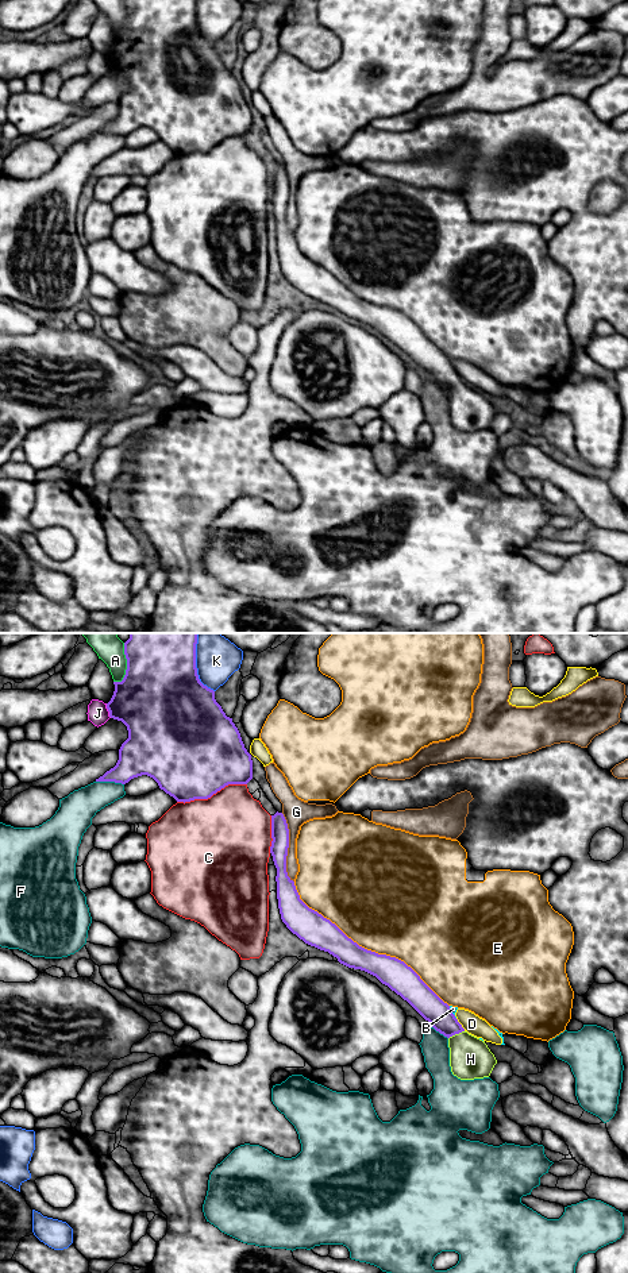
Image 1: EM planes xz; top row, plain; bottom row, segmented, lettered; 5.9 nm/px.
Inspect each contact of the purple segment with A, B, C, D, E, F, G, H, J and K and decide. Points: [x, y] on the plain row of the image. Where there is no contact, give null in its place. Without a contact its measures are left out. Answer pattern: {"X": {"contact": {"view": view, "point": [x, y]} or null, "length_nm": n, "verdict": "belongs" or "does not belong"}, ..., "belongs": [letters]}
{"A": {"contact": {"view": "xz", "point": [127, 20]}, "length_nm": 220, "verdict": "does not belong"}, "B": {"contact": {"view": "xz", "point": [451, 365]}, "length_nm": 90, "verdict": "does not belong"}, "C": {"contact": {"view": "xz", "point": [211, 147]}, "length_nm": 440, "verdict": "does not belong"}, "D": {"contact": {"view": "xz", "point": [461, 377]}, "length_nm": 100, "verdict": "does not belong"}, "E": {"contact": {"view": "xz", "point": [366, 301]}, "length_nm": 1200, "verdict": "does not belong"}, "F": {"contact": {"view": "xz", "point": [110, 132]}, "length_nm": 170, "verdict": "does not belong"}, "G": {"contact": {"view": "xz", "point": [288, 199]}, "length_nm": 420, "verdict": "does not belong"}, "H": {"contact": {"view": "xz", "point": [455, 385]}, "length_nm": 110, "verdict": "belongs"}, "J": {"contact": {"view": "xz", "point": [108, 62]}, "length_nm": 90, "verdict": "does not belong"}, "K": {"contact": {"view": "xz", "point": [196, 23]}, "length_nm": 280, "verdict": "does not belong"}, "belongs": ["H"]}

